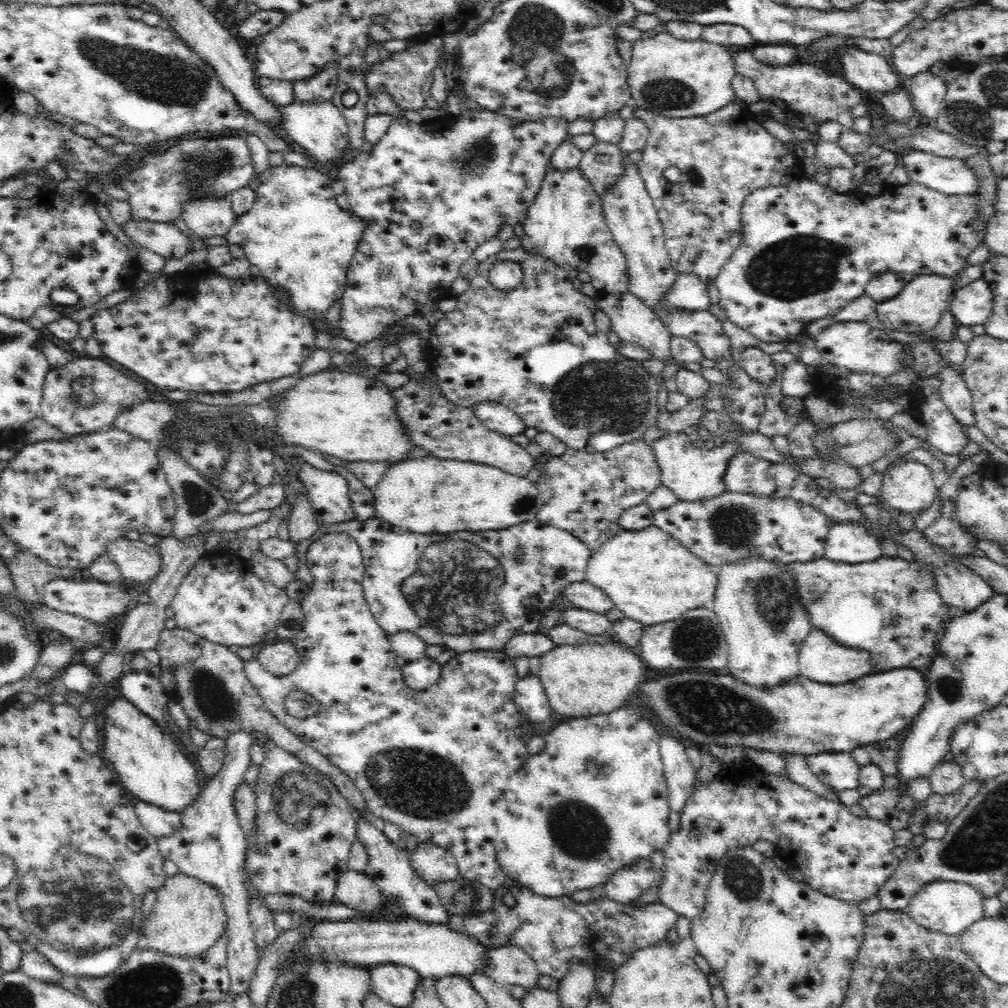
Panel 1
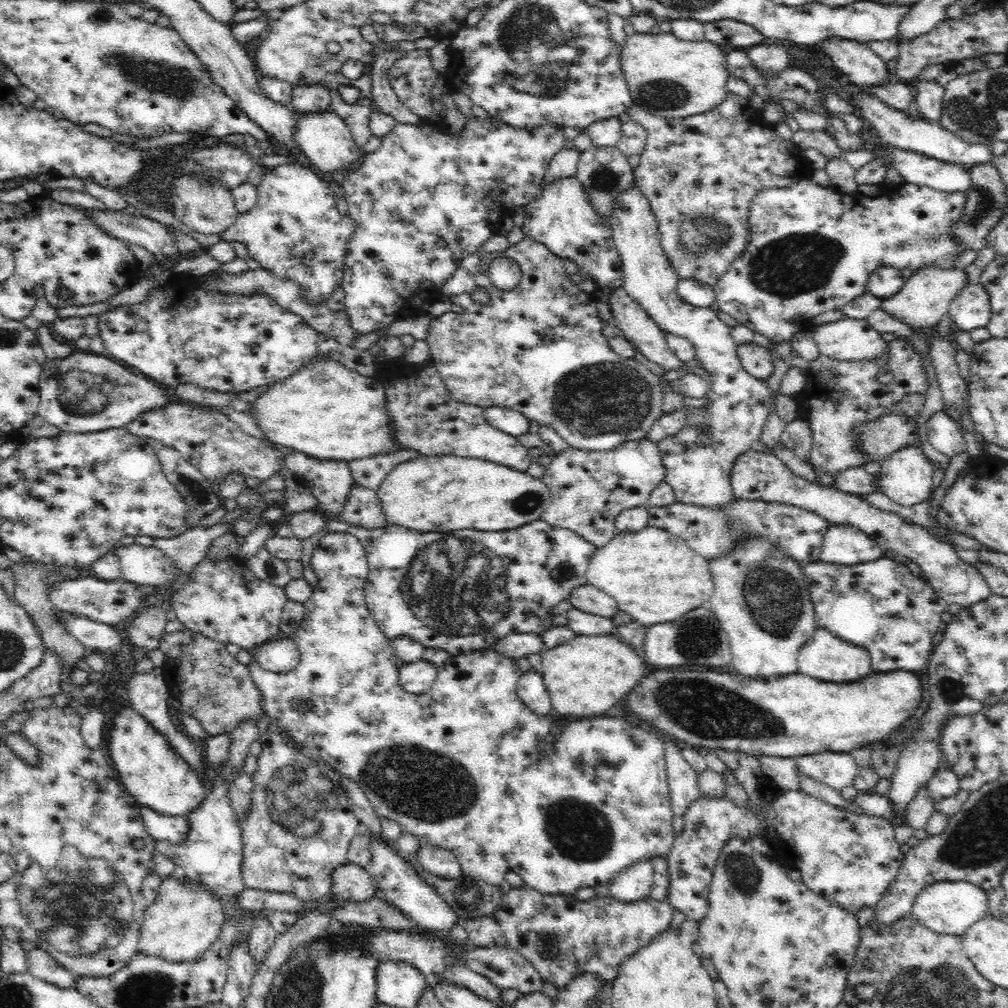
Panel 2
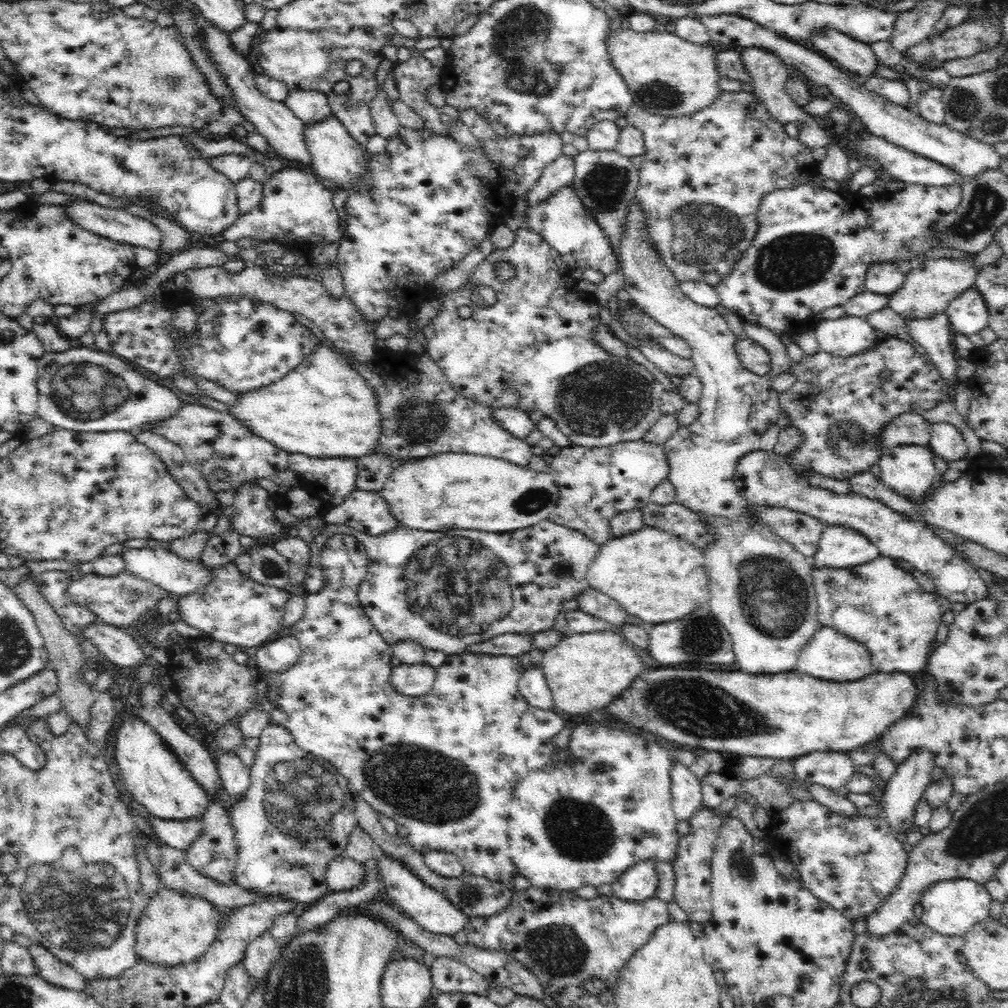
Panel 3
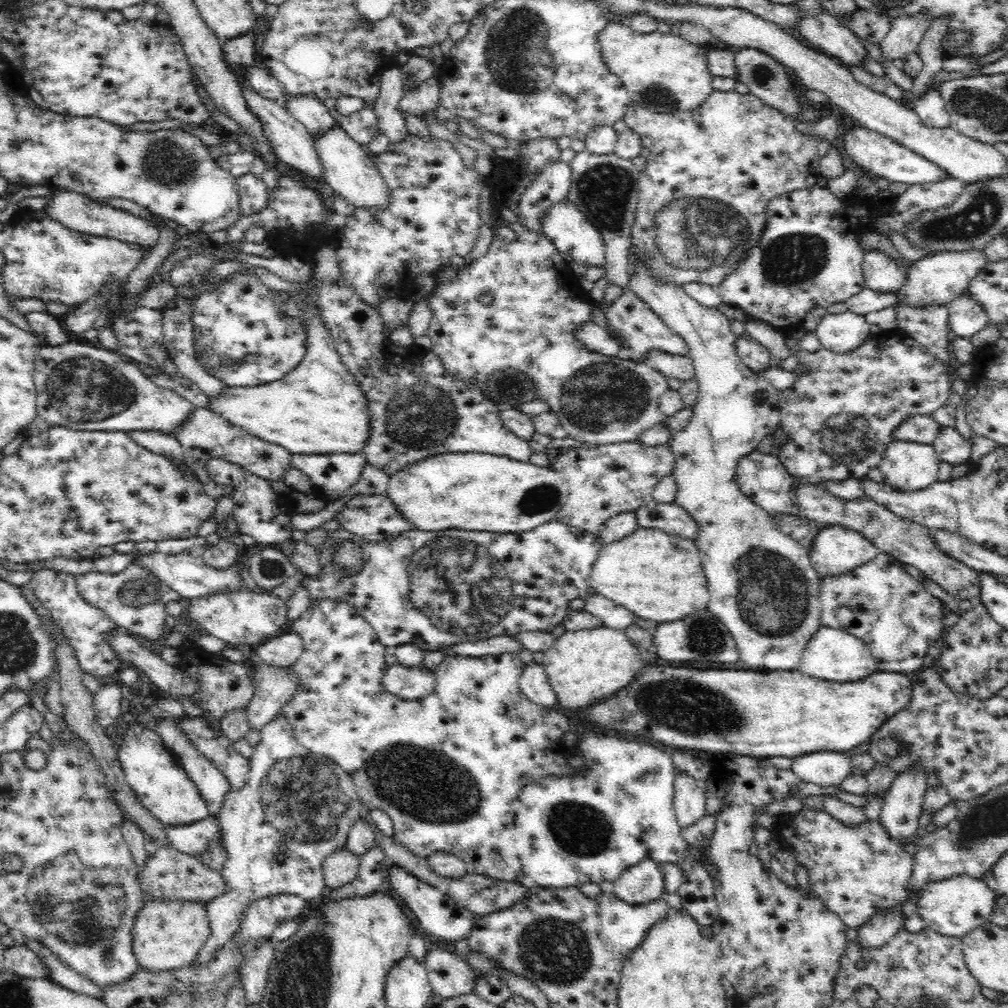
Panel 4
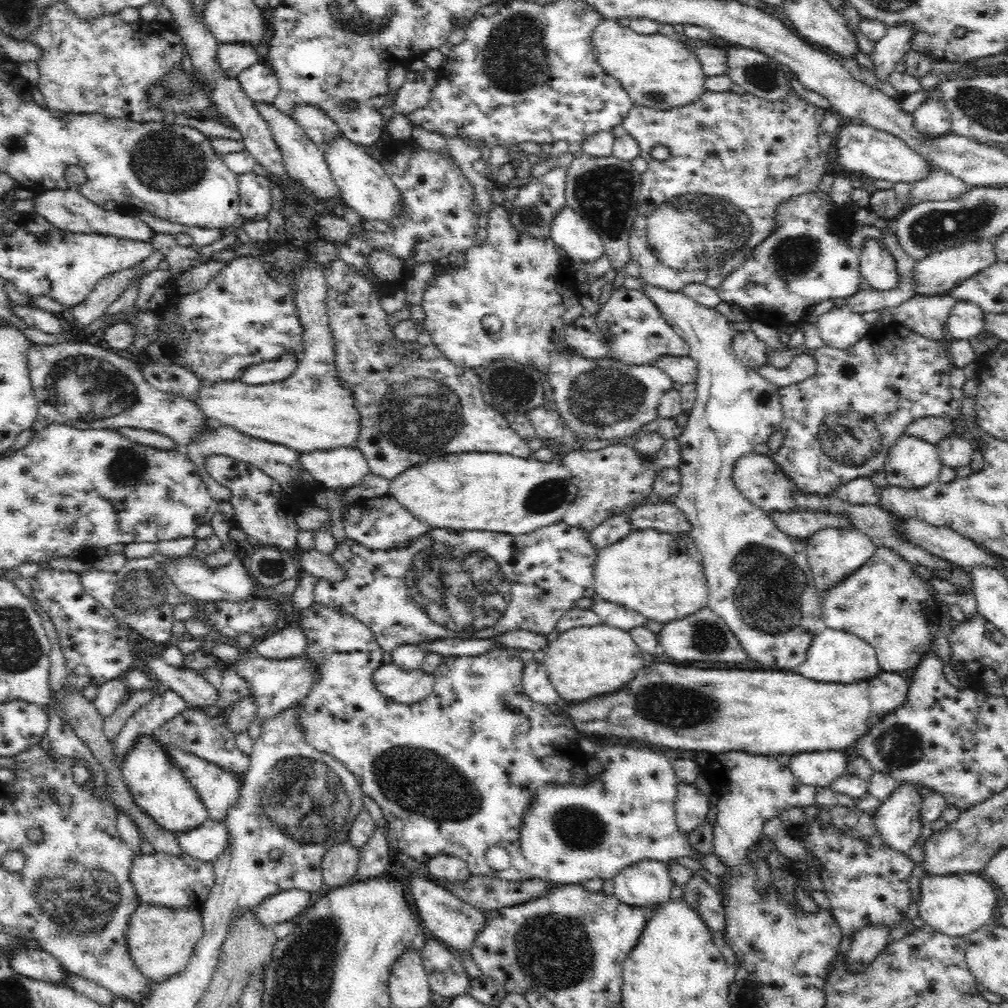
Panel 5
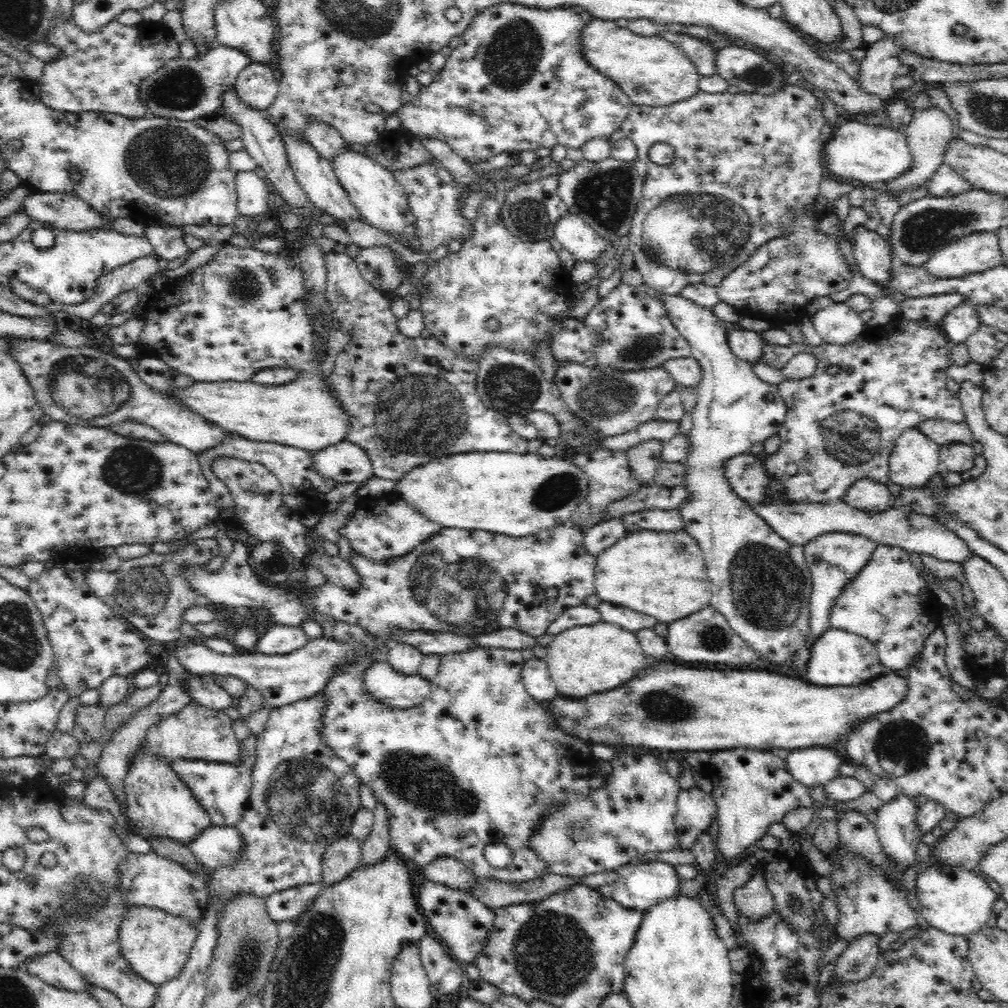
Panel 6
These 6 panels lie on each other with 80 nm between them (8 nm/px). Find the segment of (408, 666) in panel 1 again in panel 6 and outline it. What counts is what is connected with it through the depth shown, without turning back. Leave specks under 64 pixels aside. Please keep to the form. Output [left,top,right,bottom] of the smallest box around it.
[364,659,431,708]

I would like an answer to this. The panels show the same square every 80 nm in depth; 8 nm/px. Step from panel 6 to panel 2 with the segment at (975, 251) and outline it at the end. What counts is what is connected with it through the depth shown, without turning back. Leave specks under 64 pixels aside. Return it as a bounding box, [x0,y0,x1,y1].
[879,266,969,333]

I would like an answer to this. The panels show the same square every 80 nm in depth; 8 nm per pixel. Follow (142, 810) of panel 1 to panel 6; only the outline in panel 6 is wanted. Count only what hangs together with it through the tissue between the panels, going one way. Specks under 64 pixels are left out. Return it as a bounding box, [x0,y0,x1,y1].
[184,822,244,870]

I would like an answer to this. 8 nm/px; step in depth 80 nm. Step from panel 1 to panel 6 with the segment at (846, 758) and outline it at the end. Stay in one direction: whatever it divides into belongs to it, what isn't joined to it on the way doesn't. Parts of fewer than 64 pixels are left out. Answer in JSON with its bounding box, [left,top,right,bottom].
[785,748,844,787]

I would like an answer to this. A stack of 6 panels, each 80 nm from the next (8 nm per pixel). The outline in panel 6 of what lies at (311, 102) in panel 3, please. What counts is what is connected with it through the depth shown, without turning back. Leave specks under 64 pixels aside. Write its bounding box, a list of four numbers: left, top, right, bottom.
[305,119,344,159]

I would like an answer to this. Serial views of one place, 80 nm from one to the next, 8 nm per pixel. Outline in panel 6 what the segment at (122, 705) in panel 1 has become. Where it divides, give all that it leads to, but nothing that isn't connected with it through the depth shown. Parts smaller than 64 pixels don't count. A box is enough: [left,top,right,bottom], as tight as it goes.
[122,750,211,845]

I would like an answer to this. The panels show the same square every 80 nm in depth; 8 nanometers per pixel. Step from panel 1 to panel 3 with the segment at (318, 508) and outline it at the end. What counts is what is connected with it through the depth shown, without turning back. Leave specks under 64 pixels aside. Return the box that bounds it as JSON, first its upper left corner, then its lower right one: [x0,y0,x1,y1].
[288,453,356,508]

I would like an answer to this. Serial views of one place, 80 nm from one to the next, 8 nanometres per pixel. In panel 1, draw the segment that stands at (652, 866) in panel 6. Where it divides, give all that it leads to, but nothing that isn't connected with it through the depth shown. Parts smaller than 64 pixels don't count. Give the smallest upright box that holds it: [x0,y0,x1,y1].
[605,858,656,905]

